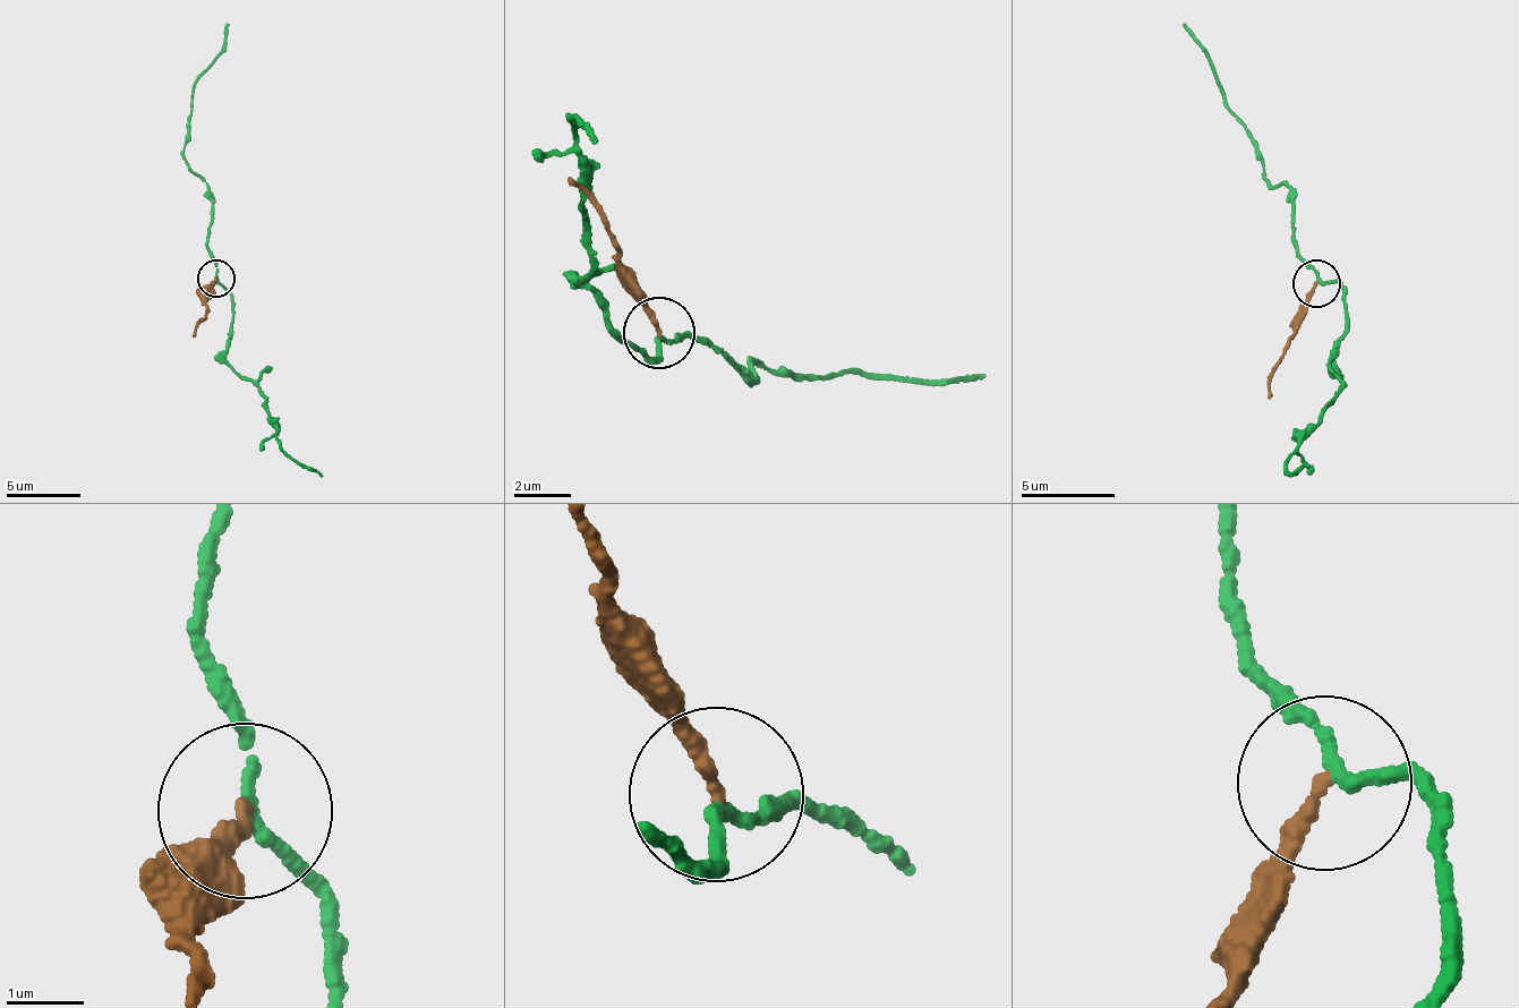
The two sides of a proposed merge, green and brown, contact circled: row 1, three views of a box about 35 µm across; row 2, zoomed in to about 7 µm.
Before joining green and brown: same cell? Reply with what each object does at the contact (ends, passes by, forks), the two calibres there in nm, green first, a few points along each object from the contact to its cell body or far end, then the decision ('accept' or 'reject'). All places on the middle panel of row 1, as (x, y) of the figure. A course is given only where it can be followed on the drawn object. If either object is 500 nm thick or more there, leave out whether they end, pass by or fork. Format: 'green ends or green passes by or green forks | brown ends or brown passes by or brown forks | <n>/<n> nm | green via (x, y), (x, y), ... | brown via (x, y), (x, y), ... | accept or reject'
green passes by | brown ends | 120/200 nm | green via (660, 334), (657, 355), (649, 357), (573, 280), (591, 262), (579, 138), (568, 120), (596, 139) | brown via (660, 334), (597, 205), (568, 186) | reject

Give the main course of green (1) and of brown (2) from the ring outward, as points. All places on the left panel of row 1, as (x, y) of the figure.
1: (216, 278), (232, 305), (225, 365), (266, 400), (281, 450), (323, 476)
2: (216, 278), (194, 338)

